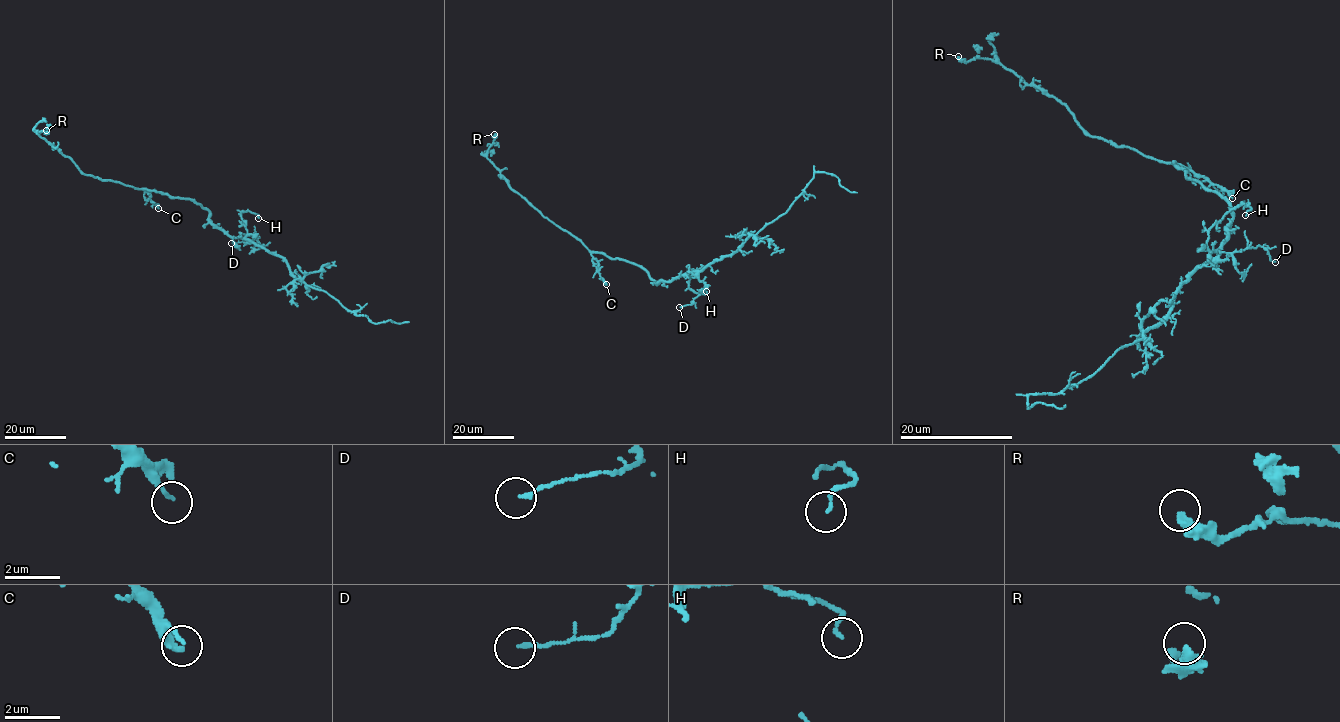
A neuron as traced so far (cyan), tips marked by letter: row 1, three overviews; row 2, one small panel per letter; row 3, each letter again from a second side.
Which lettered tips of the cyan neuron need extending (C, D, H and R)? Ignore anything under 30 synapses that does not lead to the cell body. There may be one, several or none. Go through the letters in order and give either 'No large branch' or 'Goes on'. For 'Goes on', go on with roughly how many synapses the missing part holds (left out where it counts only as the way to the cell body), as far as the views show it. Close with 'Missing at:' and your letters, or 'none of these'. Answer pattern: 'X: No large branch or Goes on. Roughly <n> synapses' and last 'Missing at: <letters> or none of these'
C: No large branch
D: No large branch
H: No large branch
R: No large branch
Missing at: none of these

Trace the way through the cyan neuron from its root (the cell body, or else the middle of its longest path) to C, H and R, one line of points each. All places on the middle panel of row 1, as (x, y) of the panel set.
C: (661, 281), (657, 284), (636, 265), (592, 252), (598, 262), (599, 275), (606, 284)
H: (661, 281), (671, 281), (695, 270), (688, 286), (696, 292), (706, 294), (706, 291)
R: (661, 281), (657, 284), (636, 265), (591, 252), (514, 191), (487, 157), (494, 134)

